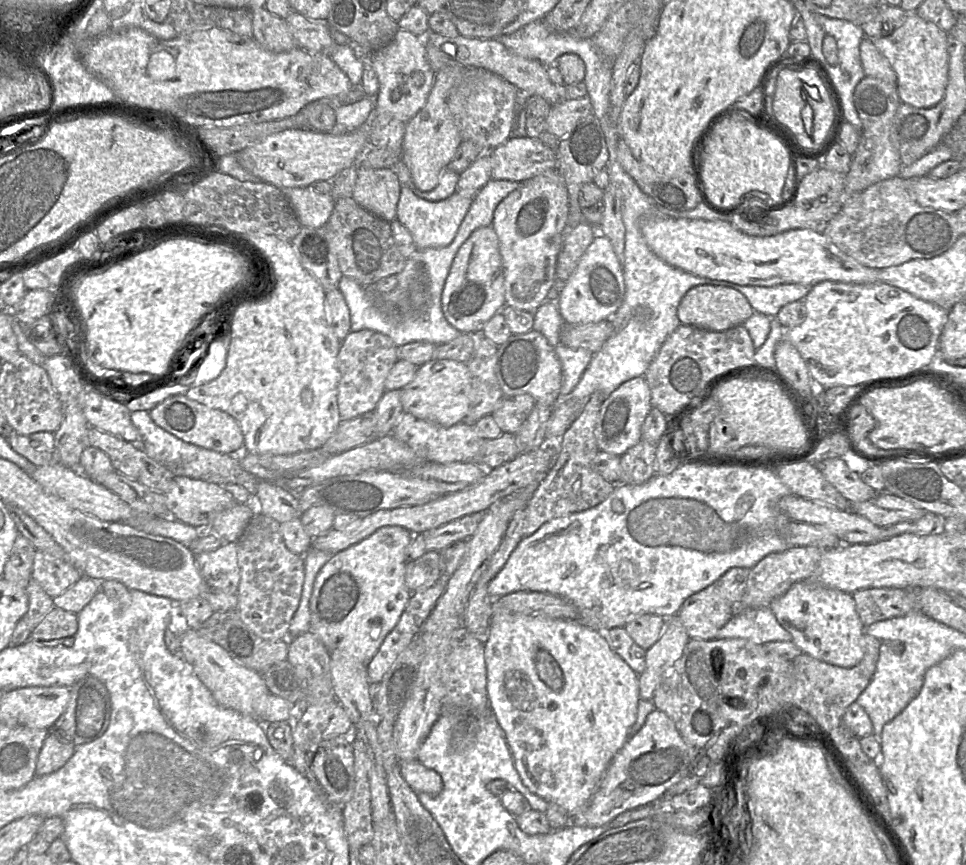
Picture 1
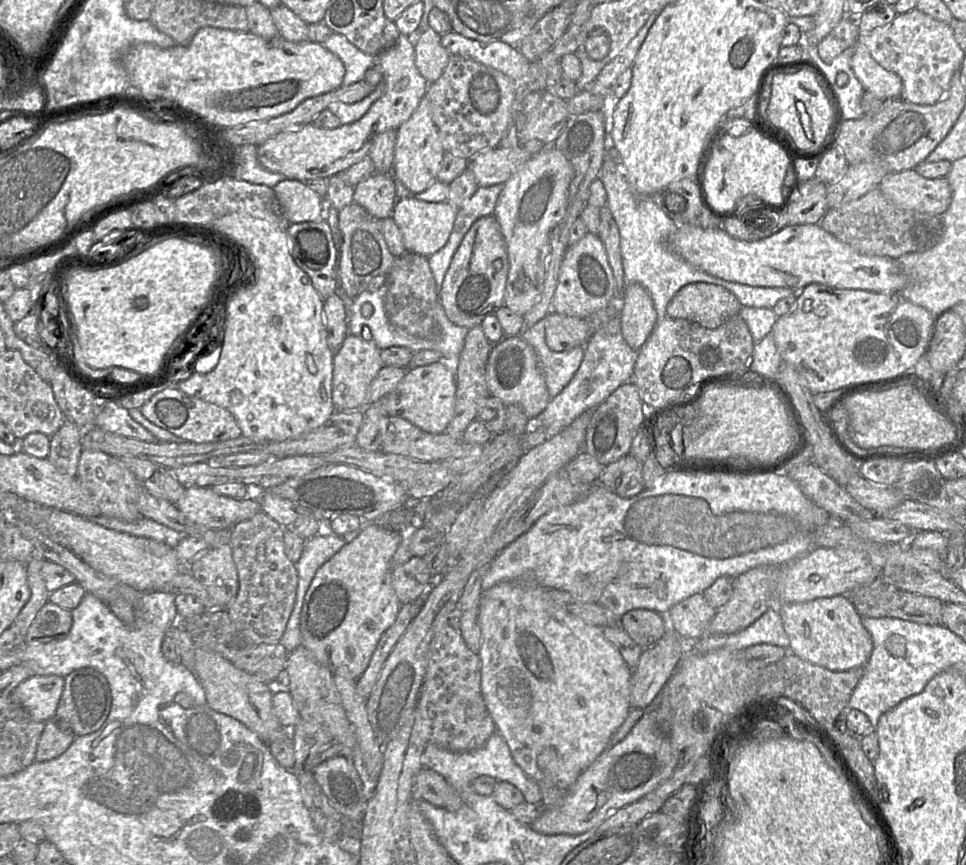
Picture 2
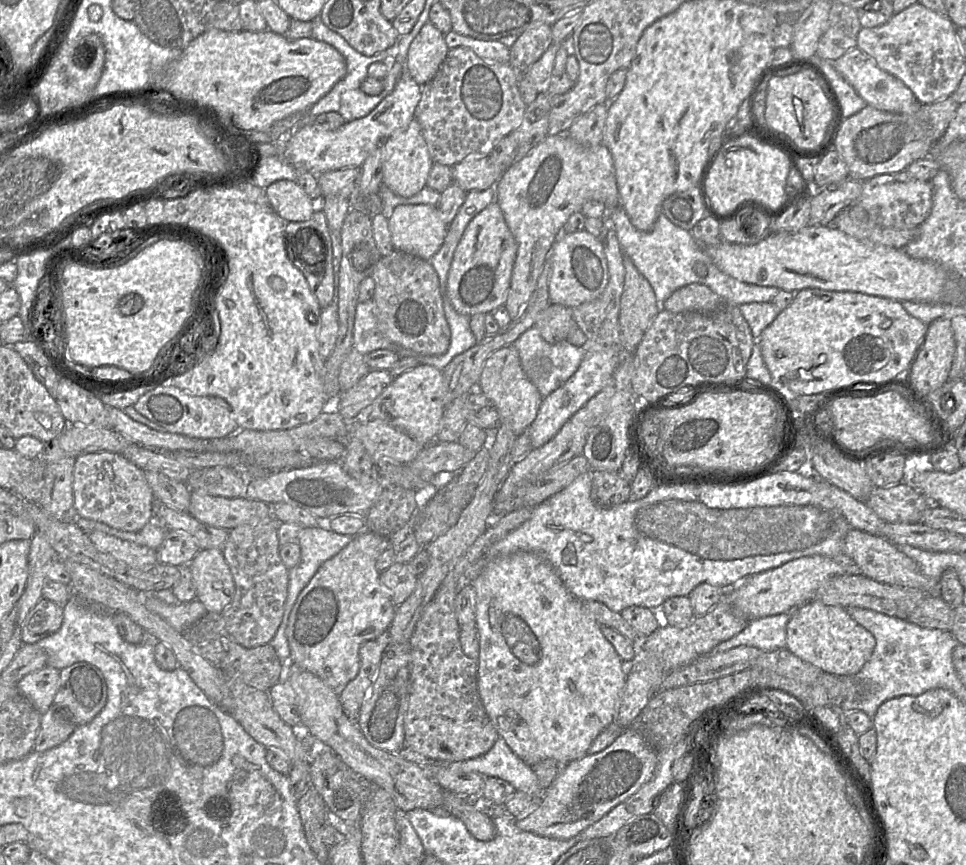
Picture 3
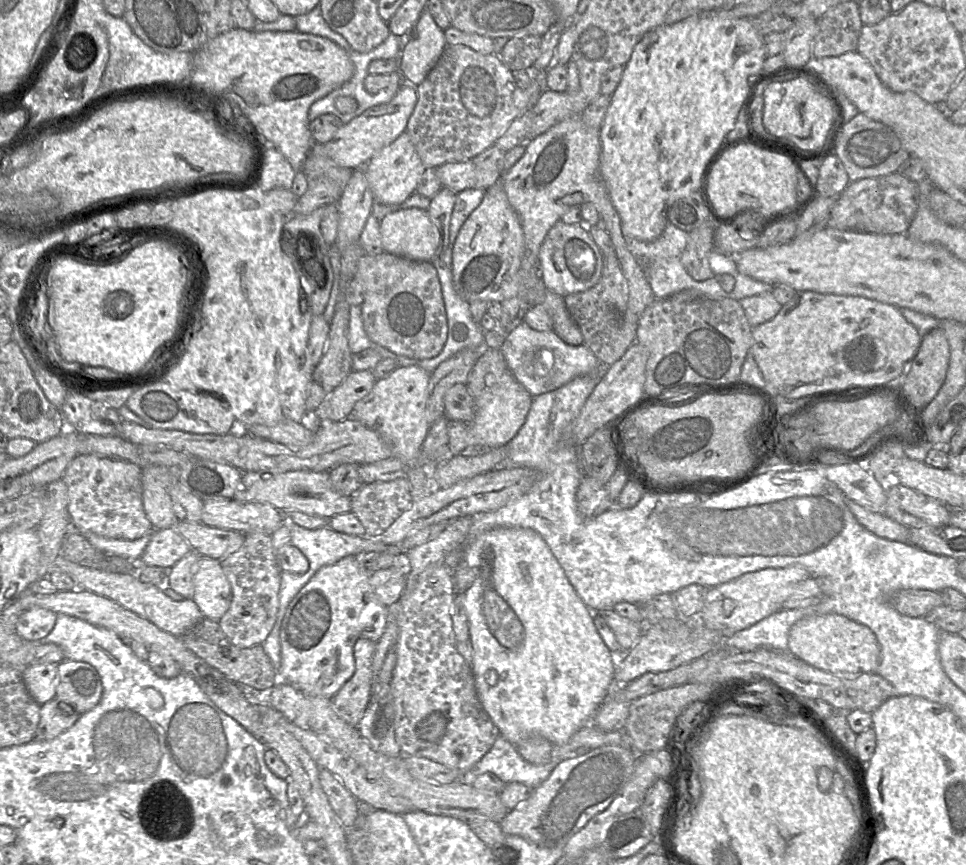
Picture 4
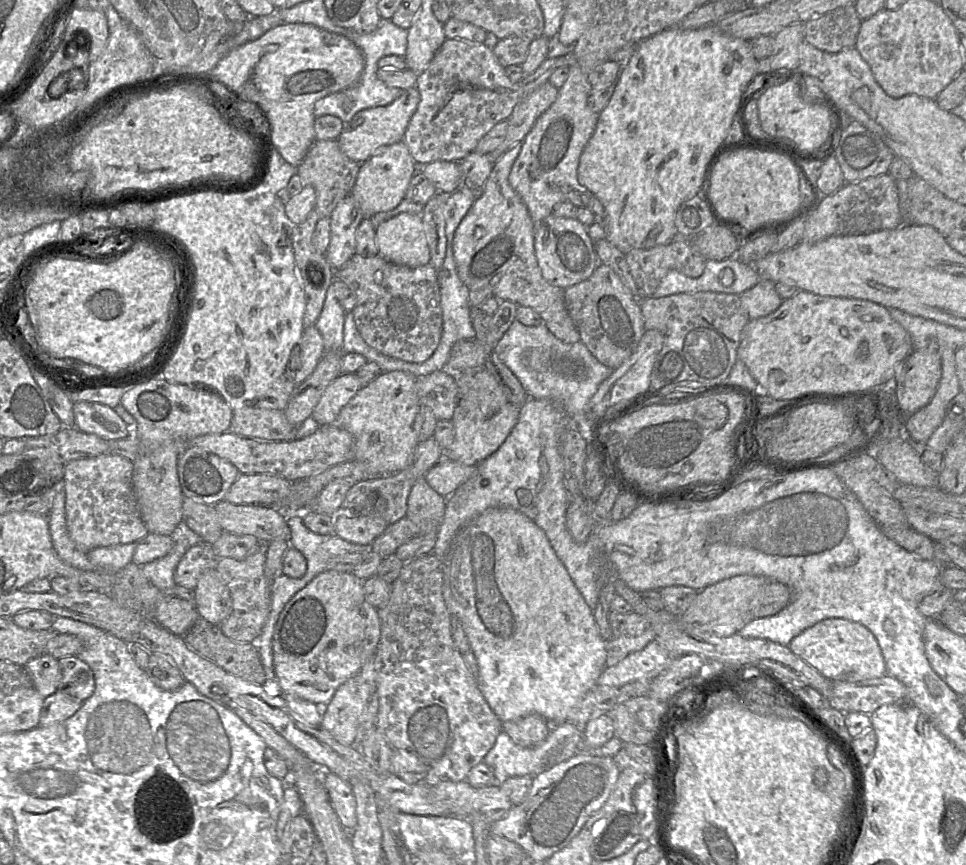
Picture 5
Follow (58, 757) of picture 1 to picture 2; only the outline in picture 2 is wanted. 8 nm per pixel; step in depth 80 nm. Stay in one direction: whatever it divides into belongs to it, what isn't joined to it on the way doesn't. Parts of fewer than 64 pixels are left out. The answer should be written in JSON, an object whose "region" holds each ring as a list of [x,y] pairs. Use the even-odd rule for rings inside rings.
{"region":[[[55,715],[45,722],[35,761],[46,762],[59,757],[70,747],[75,737],[70,726]]]}

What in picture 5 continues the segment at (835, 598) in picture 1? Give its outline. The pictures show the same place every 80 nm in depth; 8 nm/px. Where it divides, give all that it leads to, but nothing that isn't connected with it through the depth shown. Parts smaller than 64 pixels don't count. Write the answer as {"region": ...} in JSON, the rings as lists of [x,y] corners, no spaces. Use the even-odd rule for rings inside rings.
{"region":[[[827,618],[792,639],[790,650],[832,681],[858,682],[887,674],[881,648],[863,624],[844,618]]]}

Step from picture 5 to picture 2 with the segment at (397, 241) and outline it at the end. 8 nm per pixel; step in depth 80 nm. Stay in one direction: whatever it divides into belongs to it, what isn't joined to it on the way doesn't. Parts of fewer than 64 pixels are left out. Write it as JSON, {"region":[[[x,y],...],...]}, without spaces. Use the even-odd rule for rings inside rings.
{"region":[[[400,198],[394,206],[392,218],[399,227],[407,252],[429,257],[440,250],[452,232],[458,208],[444,202],[427,202],[415,198]]]}

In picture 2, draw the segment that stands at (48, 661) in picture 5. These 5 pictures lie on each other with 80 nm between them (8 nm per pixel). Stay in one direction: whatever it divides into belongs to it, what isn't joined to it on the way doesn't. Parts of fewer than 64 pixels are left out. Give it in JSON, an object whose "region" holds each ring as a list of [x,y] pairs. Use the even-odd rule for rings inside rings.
{"region":[[[33,675],[21,682],[10,694],[33,719],[47,722],[56,715],[64,689],[64,678],[56,675]]]}

